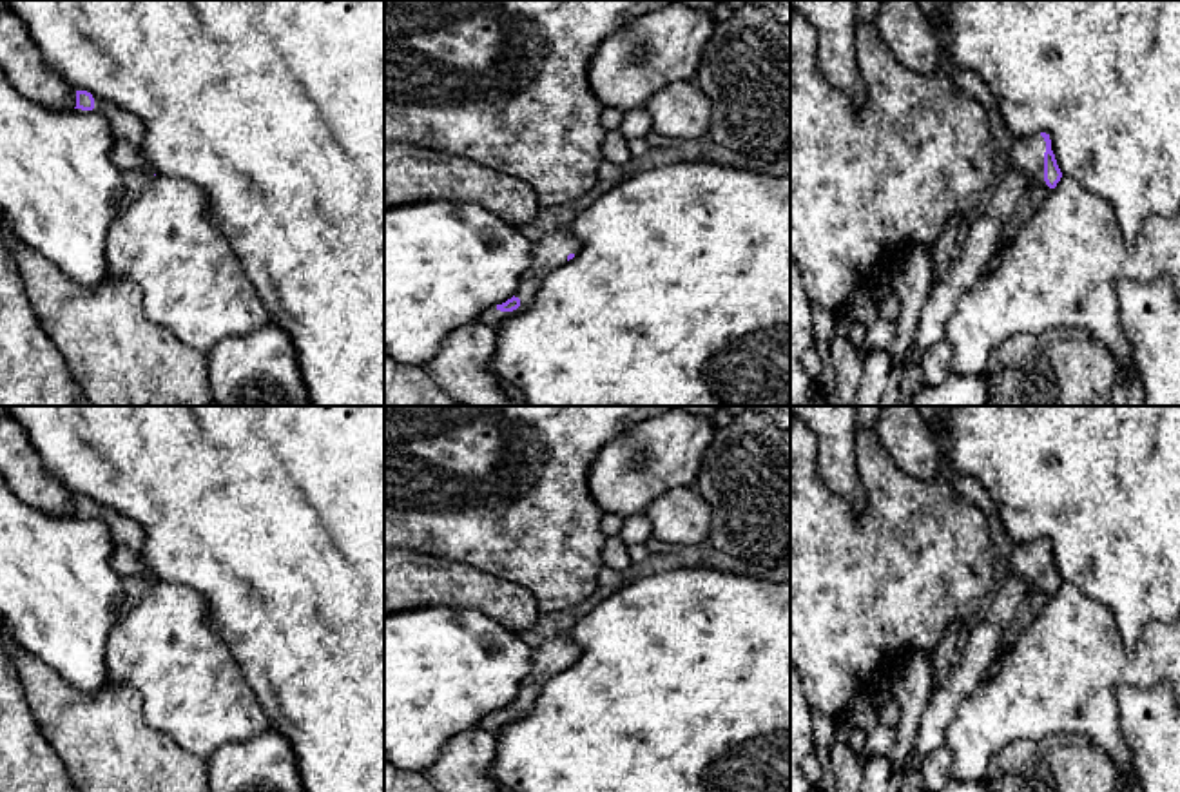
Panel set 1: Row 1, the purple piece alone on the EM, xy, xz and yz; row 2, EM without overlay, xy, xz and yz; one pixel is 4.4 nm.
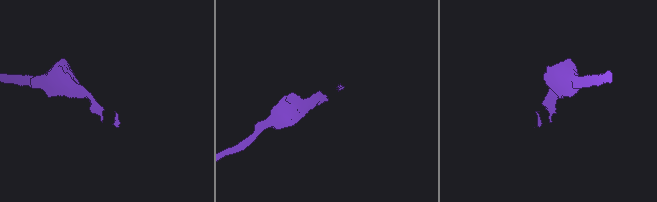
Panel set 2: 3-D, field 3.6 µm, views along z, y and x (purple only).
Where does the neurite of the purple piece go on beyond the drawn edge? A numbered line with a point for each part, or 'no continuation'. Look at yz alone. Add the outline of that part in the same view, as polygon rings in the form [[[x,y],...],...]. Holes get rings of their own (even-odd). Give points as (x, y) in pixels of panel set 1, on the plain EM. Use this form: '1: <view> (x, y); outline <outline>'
1: yz (1026, 560); outline [[[1040,540],[1019,546],[1010,556],[1010,576],[1024,578],[1030,584],[1030,596],[1048,593],[1044,587],[1046,547]]]

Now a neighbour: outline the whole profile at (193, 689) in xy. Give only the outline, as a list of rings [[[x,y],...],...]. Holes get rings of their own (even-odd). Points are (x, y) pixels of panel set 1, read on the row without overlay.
[[[154,582],[143,600],[112,627],[105,665],[109,680],[138,691],[145,721],[154,730],[201,759],[272,727],[228,645],[208,622],[203,596],[194,589]]]

